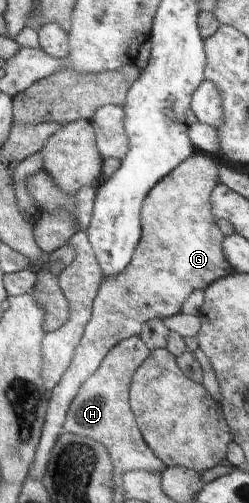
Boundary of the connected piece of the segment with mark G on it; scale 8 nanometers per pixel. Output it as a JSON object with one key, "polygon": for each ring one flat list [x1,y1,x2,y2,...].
{"polygon":[[195,152,182,164,179,164,168,176,165,176,146,195,141,208,141,239,134,249,128,266,116,276,106,277,99,286,96,298,91,306,90,320,85,324,81,341,75,348,72,362,67,366,60,382,51,392,41,437,35,450,35,457,29,468,29,477,40,480,46,472,50,453,58,437,64,432,63,422,70,403,80,390,80,385,95,370,98,370,102,359,122,340,138,337,146,321,163,319,180,313,180,308,194,290,204,292,210,283,224,278,233,272,231,264,223,253,225,235,217,225,212,212,210,195,219,183,219,163,203,152]]}

